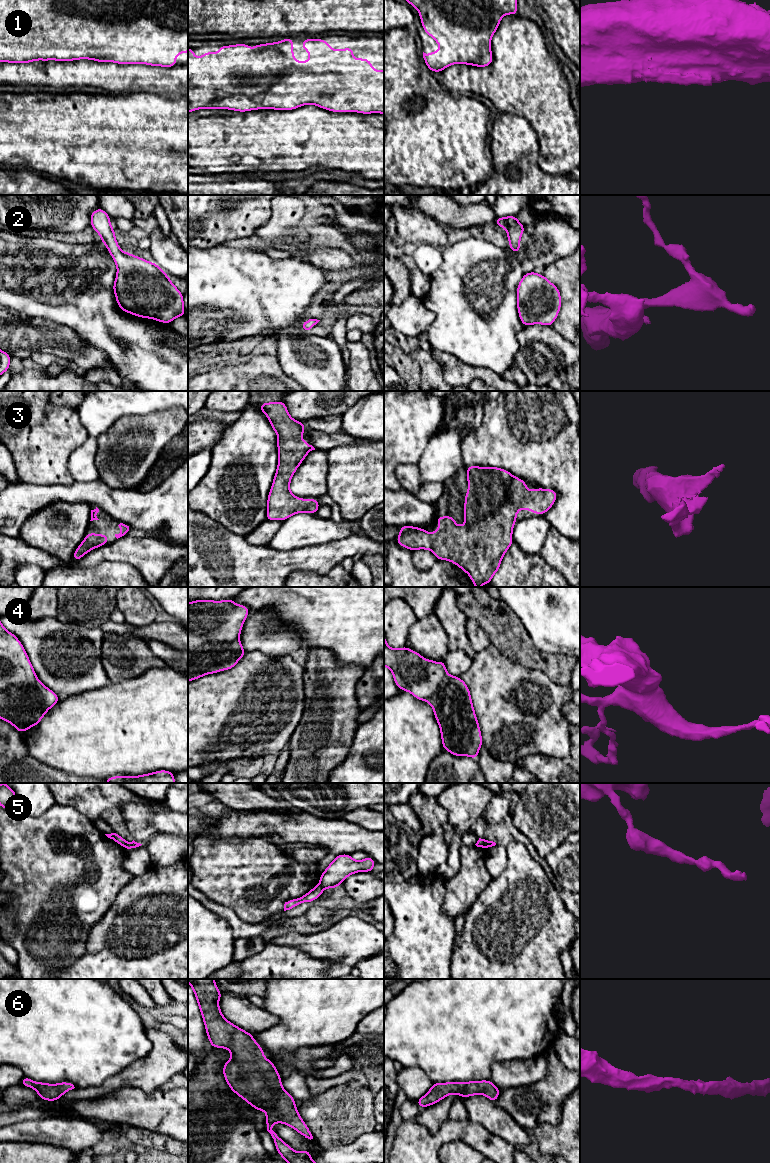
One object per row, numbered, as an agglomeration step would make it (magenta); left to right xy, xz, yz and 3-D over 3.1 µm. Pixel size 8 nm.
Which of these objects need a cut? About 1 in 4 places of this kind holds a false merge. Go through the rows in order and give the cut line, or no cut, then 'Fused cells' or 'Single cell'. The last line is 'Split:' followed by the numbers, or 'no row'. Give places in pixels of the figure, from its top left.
1: No split. Single cell
2: No split. Single cell
3: No split. Single cell
4: Split along xz (237, 637), (231, 641), (208, 642), (188, 650). Fused cells
5: Split along xy (126, 842), (124, 847). Fused cells
6: No split. Single cell
Split: 4, 5

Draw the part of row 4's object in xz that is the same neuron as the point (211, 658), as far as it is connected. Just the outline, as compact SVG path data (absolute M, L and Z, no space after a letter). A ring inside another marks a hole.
M239 638L232 642L208 643L188 650L188 681L230 670L246 653Z

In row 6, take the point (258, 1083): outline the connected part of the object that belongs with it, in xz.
M188 979L188 983L198 1002L211 1047L225 1048L231 1052L232 1058L223 1064L223 1076L230 1089L253 1108L267 1113L265 1118L267 1131L273 1138L277 1152L286 1163L316 1163L310 1157L309 1149L295 1152L272 1130L272 1125L280 1122L295 1129L303 1137L313 1139L308 1126L298 1113L295 1099L284 1090L280 1073L276 1070L275 1064L263 1056L262 1047L251 1033L235 1026L222 1015L218 1005L222 992L219 991L214 979Z

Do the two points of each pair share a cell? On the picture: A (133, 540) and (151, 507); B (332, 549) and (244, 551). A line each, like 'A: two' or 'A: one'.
A: two
B: one

